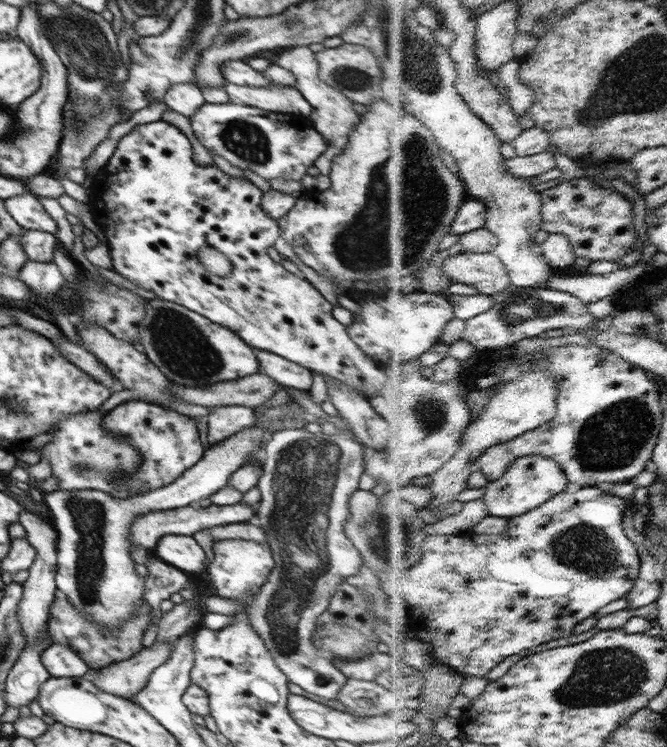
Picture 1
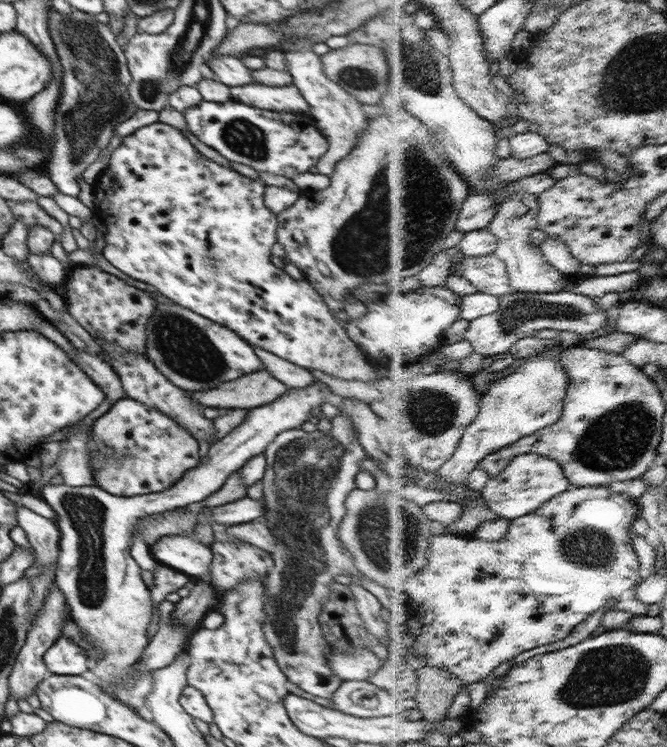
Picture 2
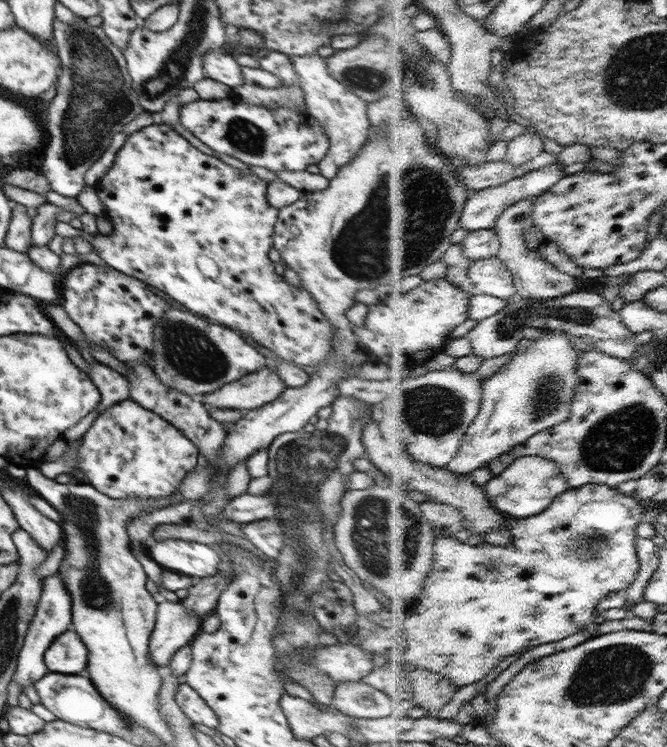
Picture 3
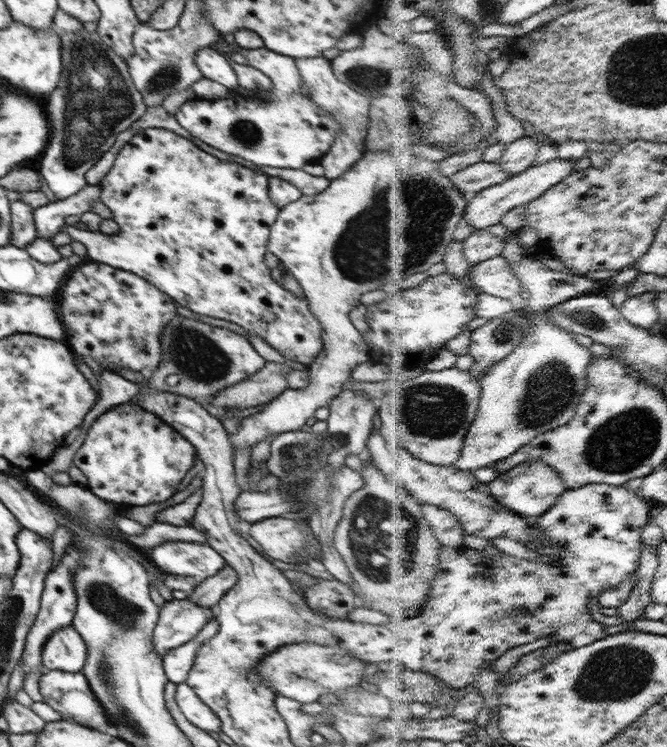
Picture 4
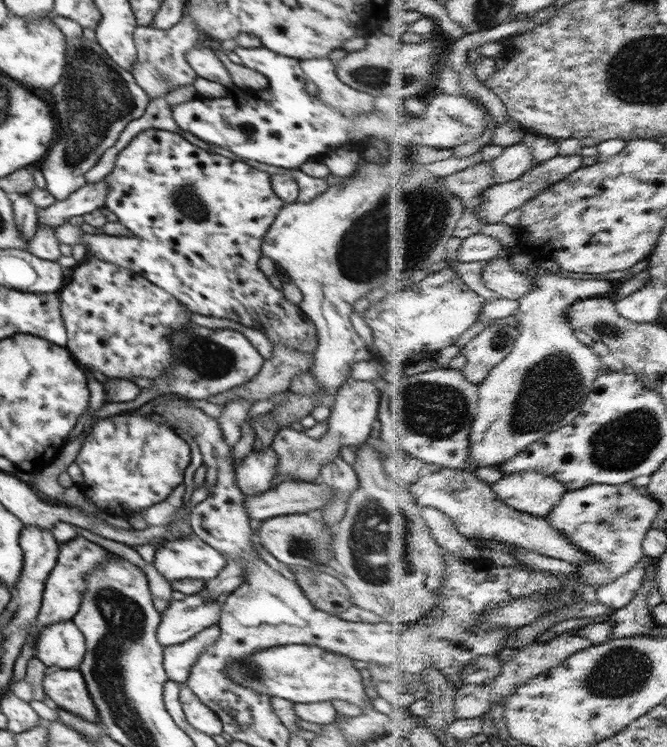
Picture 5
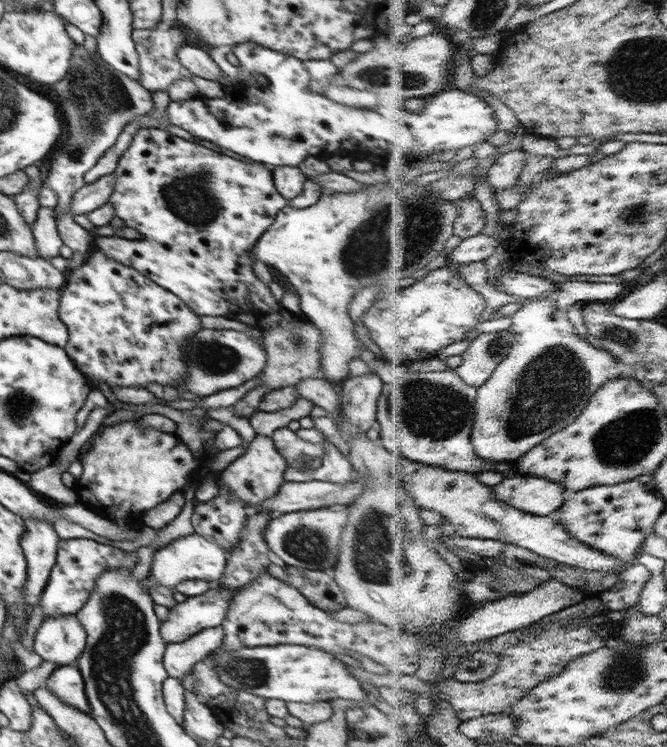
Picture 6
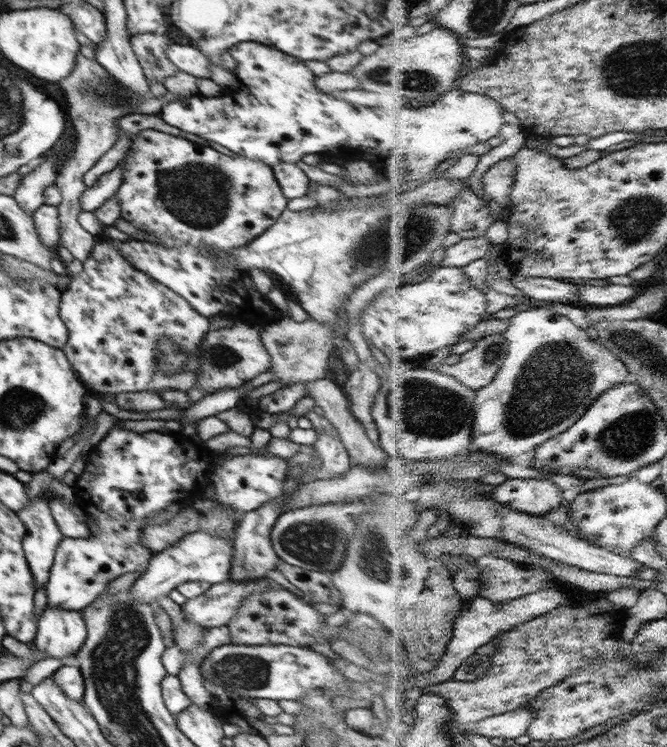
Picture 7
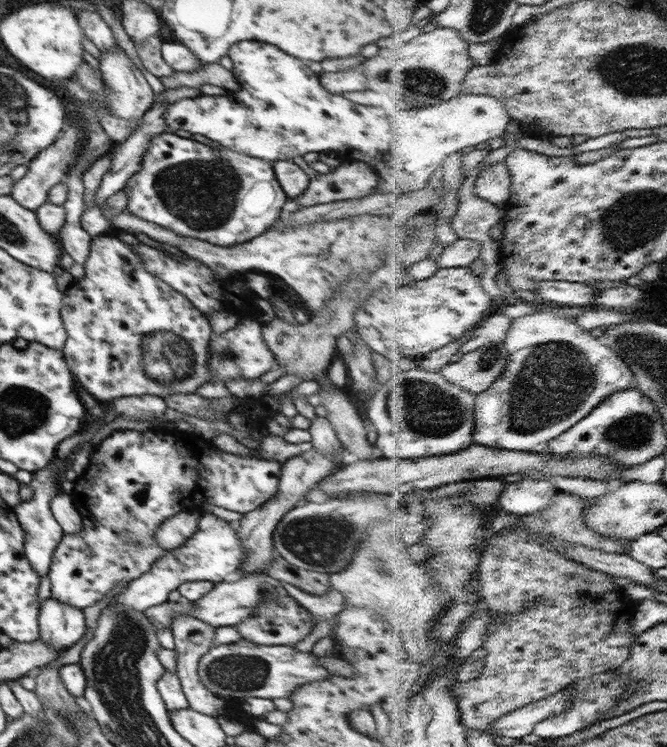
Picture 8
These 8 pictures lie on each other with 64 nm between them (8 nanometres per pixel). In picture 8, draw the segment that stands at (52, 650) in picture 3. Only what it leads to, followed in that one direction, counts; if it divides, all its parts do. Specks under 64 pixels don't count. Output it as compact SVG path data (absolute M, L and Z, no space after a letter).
M50 597L39 607L40 640L66 651L86 634L84 611Z

